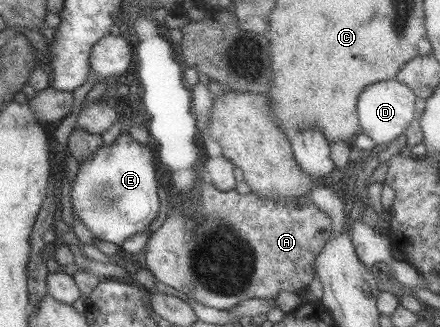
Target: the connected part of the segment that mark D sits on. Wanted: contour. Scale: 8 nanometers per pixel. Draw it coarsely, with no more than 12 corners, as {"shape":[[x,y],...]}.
{"shape":[[395,79],[367,85],[356,102],[376,145],[415,118],[413,91]]}

